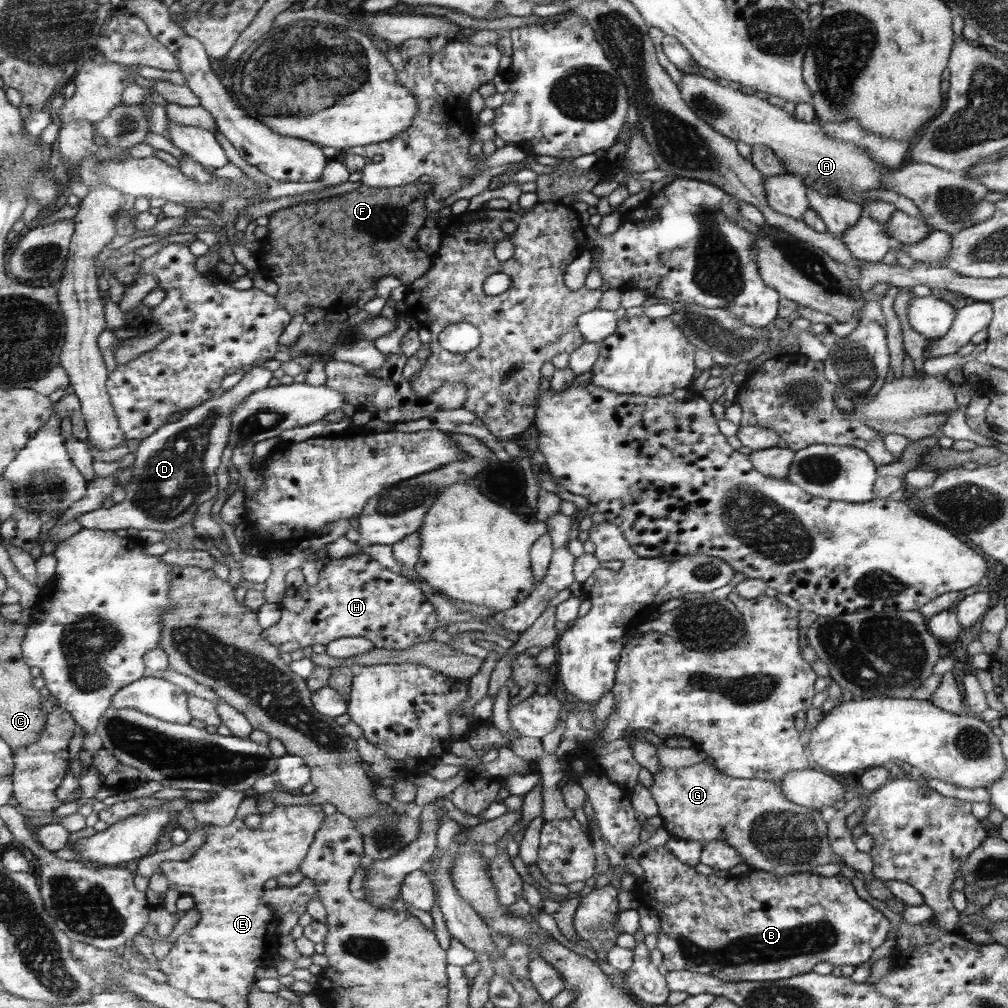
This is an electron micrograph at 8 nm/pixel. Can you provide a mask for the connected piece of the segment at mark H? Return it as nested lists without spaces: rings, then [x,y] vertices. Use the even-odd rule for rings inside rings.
[[[362,552],[331,559],[325,569],[319,572],[319,581],[316,585],[308,586],[304,583],[300,587],[287,587],[280,605],[282,610],[280,621],[264,630],[264,638],[276,646],[279,652],[289,654],[296,650],[304,650],[308,646],[317,644],[326,646],[340,638],[354,637],[366,638],[376,648],[405,650],[414,644],[431,640],[430,634],[434,632],[438,620],[434,606],[426,600],[420,588],[412,584],[412,580],[382,568],[370,555]]]

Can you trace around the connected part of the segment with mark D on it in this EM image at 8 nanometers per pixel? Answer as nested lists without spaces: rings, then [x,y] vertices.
[[[265,367],[245,370],[244,376],[236,386],[226,388],[226,391],[224,388],[221,395],[214,395],[214,398],[208,402],[203,402],[200,406],[195,406],[194,410],[184,414],[177,422],[166,423],[154,434],[141,440],[134,453],[136,459],[132,464],[134,465],[133,475],[125,489],[126,498],[113,507],[102,507],[96,511],[76,515],[73,520],[79,522],[82,529],[116,531],[122,530],[122,528],[136,528],[136,530],[160,530],[160,532],[177,530],[187,522],[191,522],[199,506],[217,496],[216,469],[220,466],[222,452],[224,452],[229,441],[229,433],[231,432],[230,413],[247,396],[268,387],[272,377],[272,371]]]

